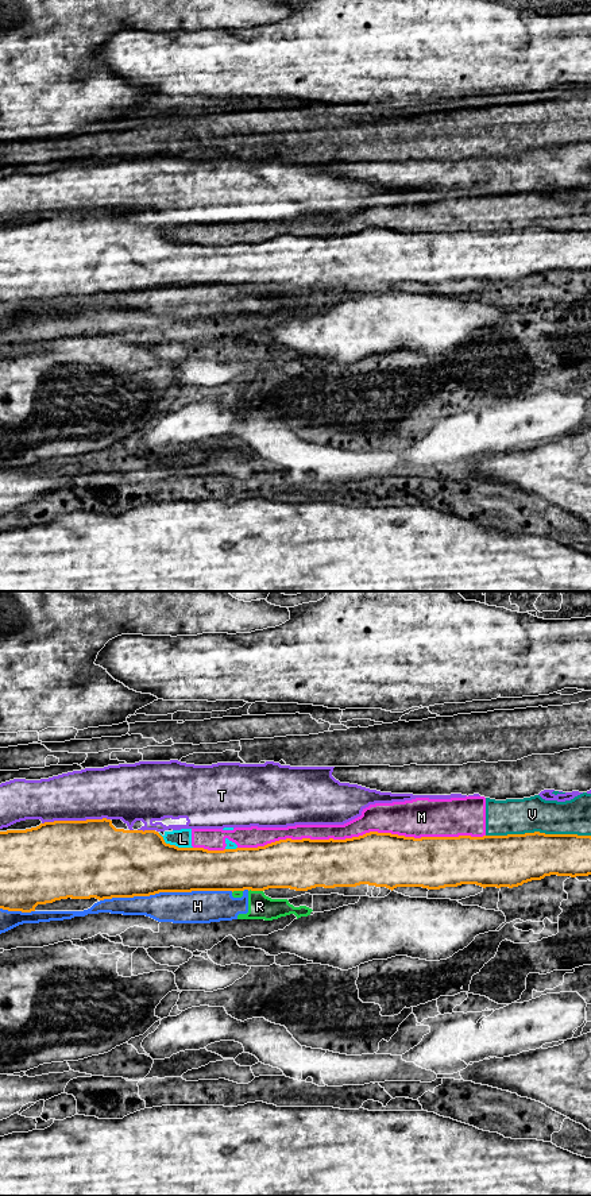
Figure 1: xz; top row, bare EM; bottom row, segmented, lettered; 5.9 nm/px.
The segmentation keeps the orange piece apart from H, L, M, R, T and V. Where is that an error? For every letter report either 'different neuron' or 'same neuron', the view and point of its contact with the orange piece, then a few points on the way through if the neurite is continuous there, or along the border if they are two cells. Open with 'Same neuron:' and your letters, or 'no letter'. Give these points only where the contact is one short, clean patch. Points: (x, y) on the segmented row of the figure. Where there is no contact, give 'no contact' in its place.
Same neuron: no letter
H: different neuron; contact xz (166, 891)
L: different neuron; contact xz (174, 845)
M: different neuron; contact xz (360, 836)
R: different neuron; contact xz (255, 890)
T: different neuron; contact xz (76, 821)
V: different neuron; contact xz (537, 832)

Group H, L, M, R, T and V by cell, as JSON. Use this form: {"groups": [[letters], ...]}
{"groups": [["H", "R"], ["L", "M", "V"], ["T"]]}

